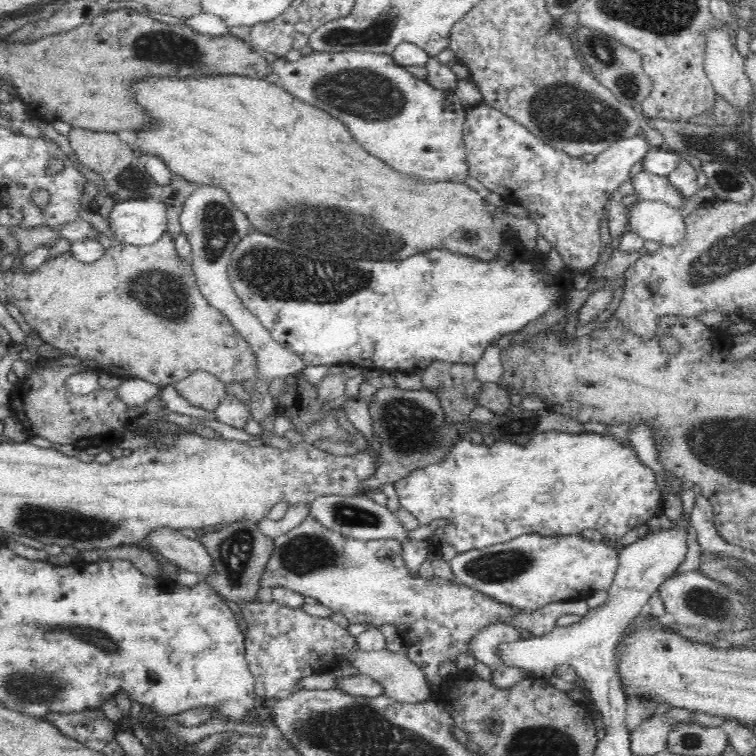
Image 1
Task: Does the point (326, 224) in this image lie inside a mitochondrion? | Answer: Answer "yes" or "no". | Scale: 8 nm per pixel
yes

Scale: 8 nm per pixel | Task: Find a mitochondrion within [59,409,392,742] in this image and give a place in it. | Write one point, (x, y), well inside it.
(305, 553)

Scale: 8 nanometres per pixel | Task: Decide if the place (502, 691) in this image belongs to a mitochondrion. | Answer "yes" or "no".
no

